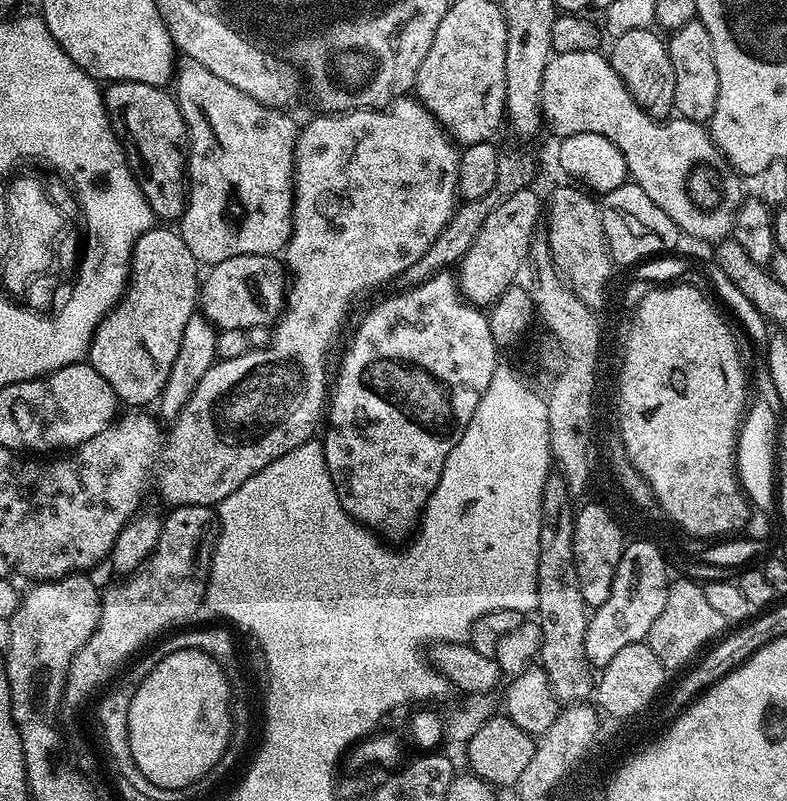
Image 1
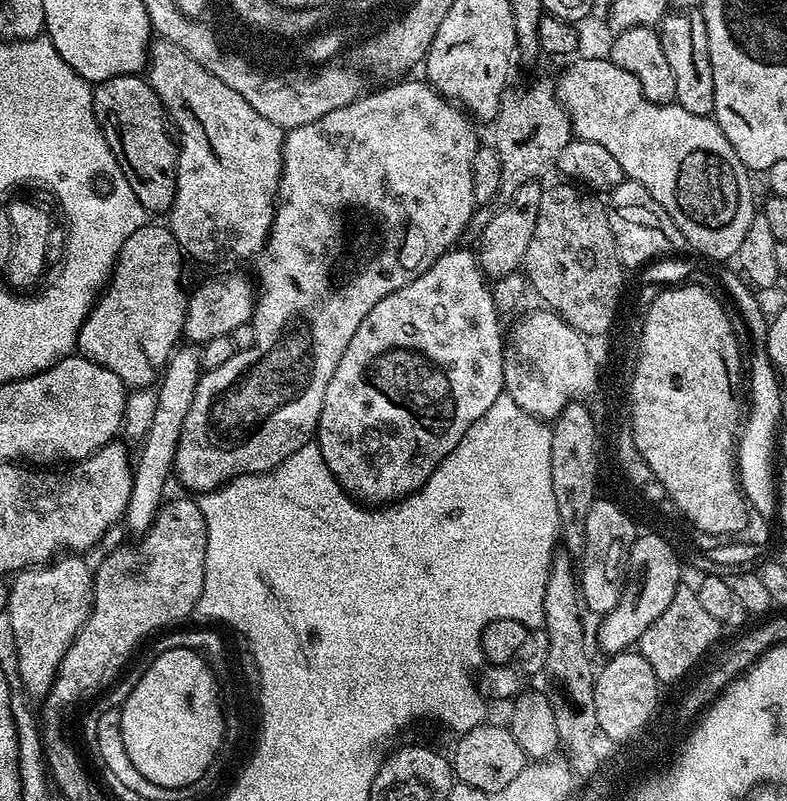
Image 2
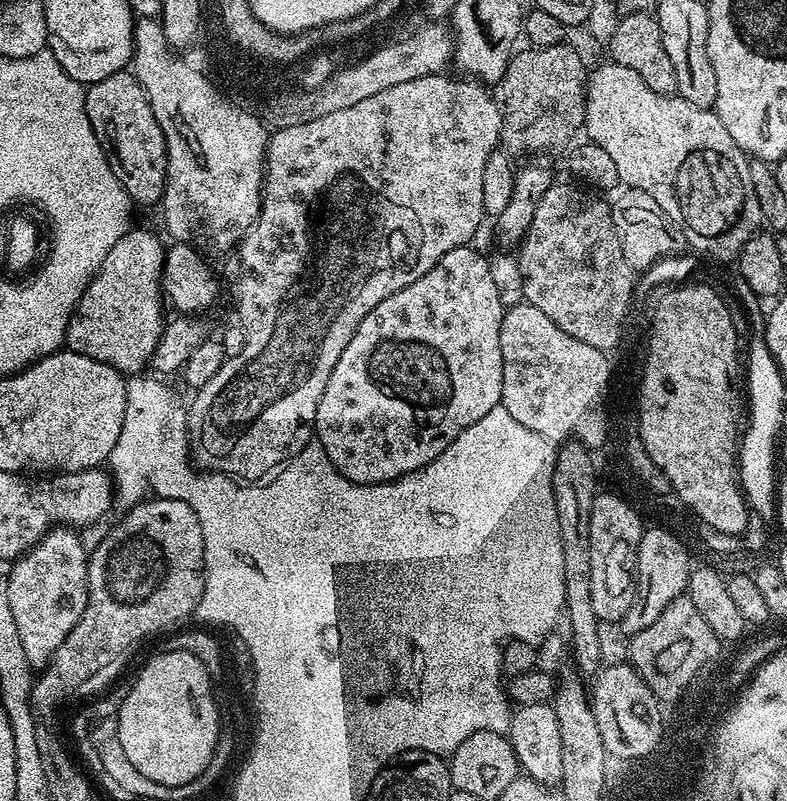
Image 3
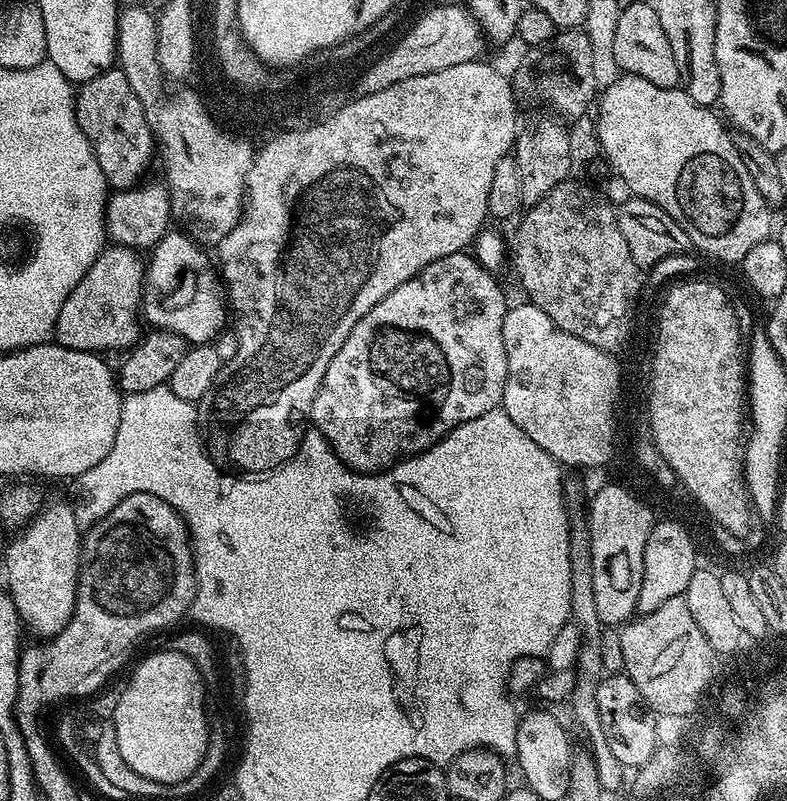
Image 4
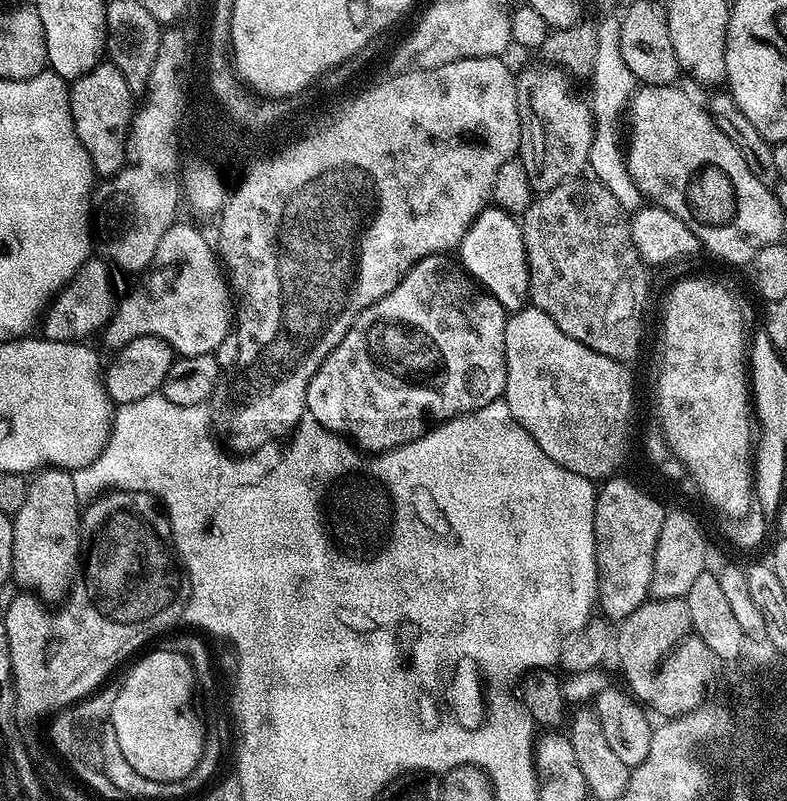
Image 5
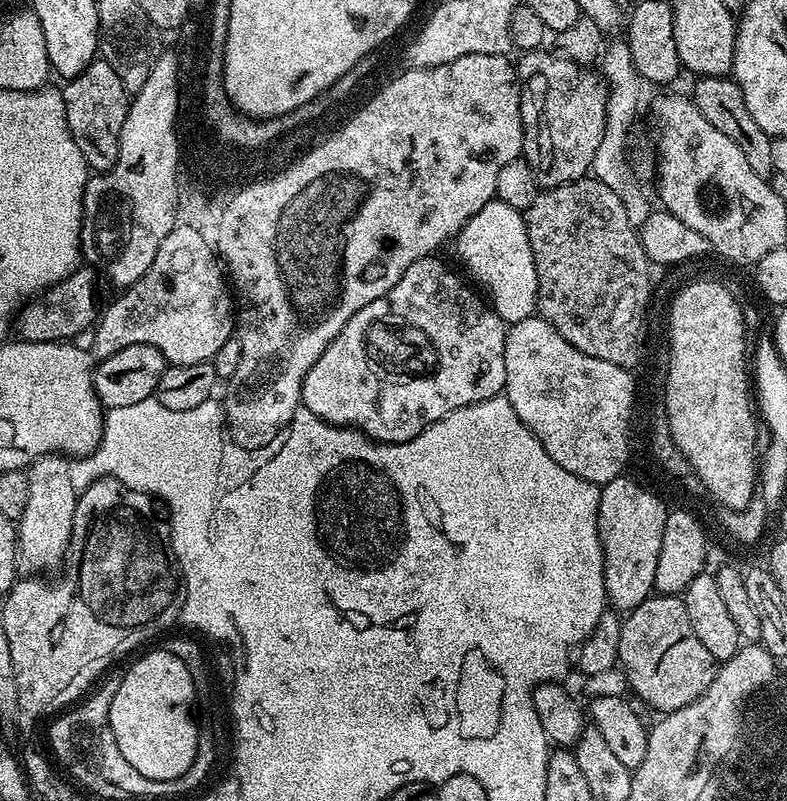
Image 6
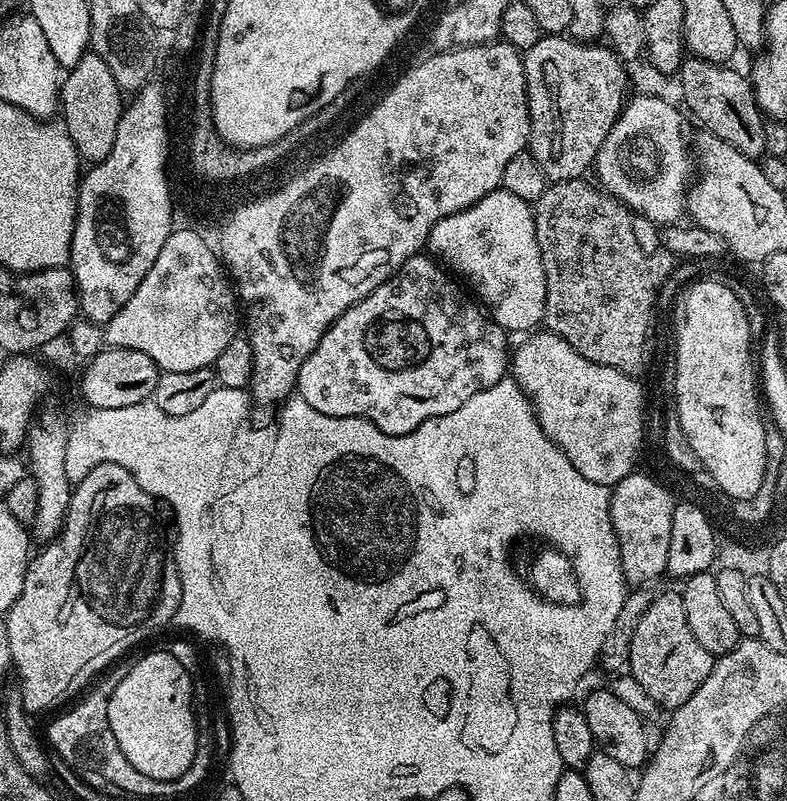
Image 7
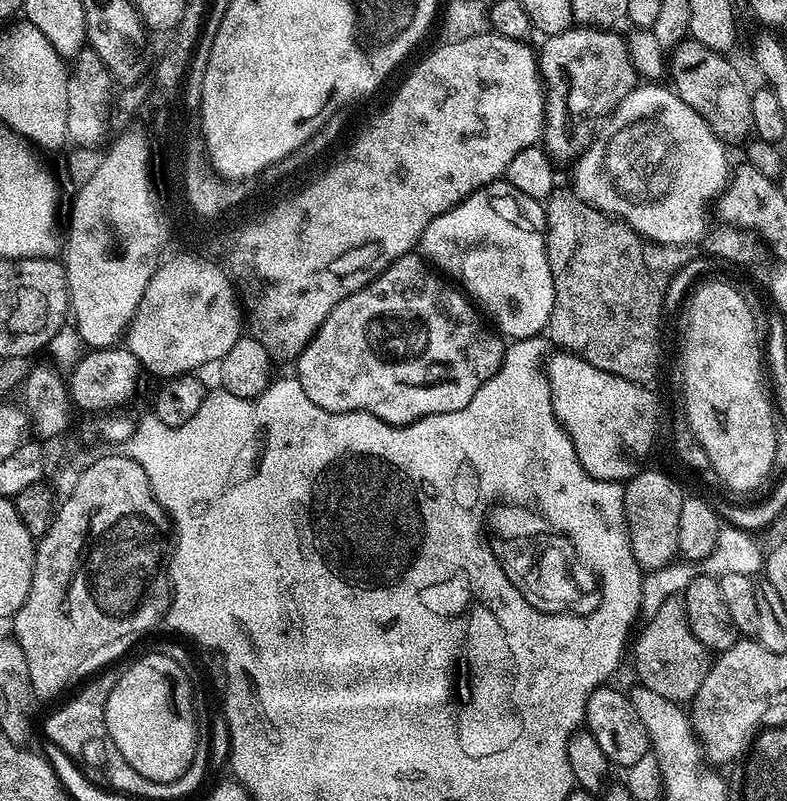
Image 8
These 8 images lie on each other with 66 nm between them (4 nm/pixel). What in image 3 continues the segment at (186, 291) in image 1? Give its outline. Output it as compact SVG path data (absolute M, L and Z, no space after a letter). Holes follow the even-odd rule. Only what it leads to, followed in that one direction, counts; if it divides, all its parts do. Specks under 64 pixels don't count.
M137 226L129 227L126 234L122 234L122 238L118 238L118 242L114 242L113 248L110 249L110 254L106 254L106 258L102 262L102 266L96 271L95 276L86 286L86 290L82 294L82 298L78 302L78 306L72 311L72 317L68 323L68 329L64 335L64 343L67 351L77 352L86 358L94 358L98 362L108 364L112 368L116 368L122 374L140 374L149 367L154 350L158 346L158 342L162 338L166 325L166 315L164 316L164 308L166 309L166 299L162 291L163 272L164 272L164 257L166 244L163 244L158 237L152 232L147 232L144 228L136 228Z

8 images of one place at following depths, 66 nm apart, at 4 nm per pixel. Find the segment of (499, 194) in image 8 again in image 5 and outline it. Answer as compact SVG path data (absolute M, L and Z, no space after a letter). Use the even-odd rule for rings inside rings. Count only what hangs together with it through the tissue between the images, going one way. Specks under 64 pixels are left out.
M495 206L483 208L462 238L458 260L481 288L498 298L505 313L518 312L525 307L528 300L528 263L524 253L524 234L517 217Z

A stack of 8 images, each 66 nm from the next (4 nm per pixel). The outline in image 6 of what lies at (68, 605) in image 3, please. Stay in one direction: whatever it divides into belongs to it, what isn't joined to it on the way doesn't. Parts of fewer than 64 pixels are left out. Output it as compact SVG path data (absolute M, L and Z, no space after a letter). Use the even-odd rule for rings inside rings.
M59 454L40 456L27 469L30 499L22 518L16 524L16 551L18 564L28 574L48 574L64 560L73 547L71 532L78 493L70 486L69 461Z

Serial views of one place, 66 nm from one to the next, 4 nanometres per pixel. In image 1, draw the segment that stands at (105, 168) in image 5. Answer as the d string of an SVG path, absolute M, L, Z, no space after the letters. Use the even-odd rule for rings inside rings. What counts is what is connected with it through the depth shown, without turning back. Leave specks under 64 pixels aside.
M117 80L103 89L104 109L128 159L146 202L157 221L176 222L184 212L186 199L186 149L188 124L176 105L175 95L146 82Z

